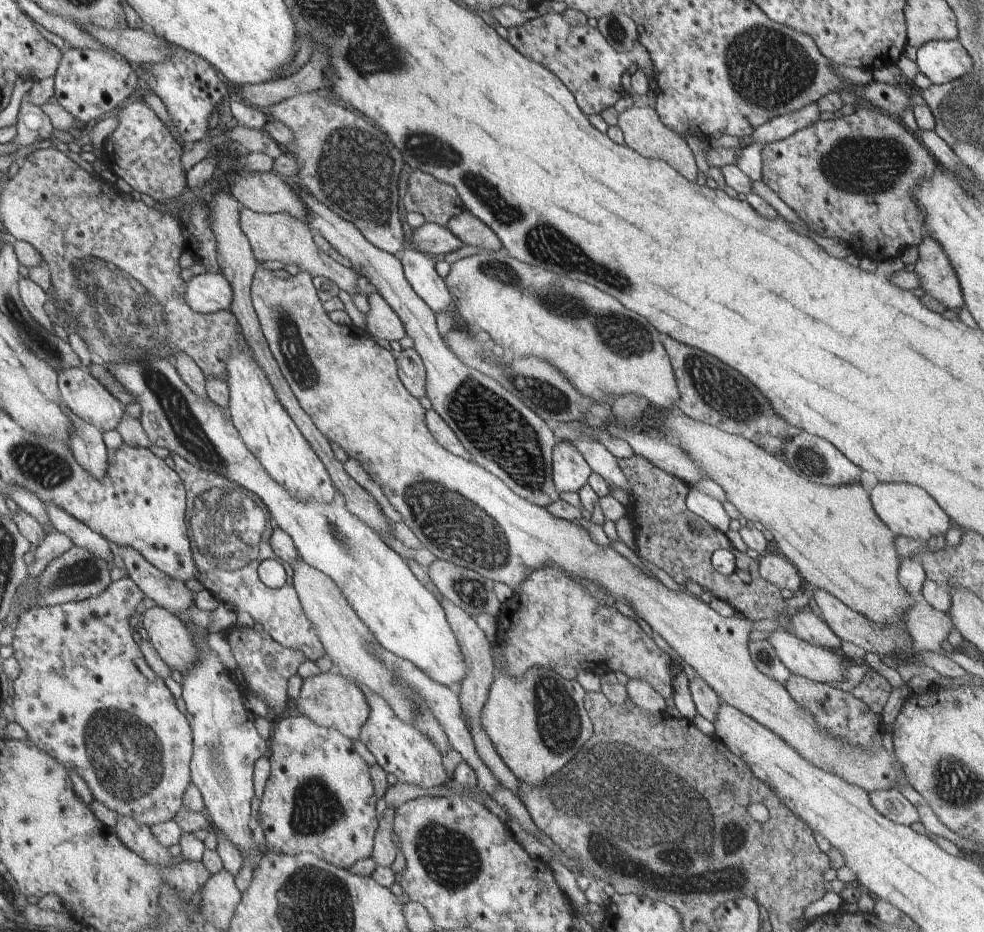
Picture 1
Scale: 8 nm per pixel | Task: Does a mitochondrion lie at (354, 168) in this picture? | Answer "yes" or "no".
yes

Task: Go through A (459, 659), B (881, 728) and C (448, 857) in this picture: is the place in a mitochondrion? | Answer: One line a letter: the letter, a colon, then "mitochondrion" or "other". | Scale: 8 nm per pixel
A: other
B: other
C: mitochondrion

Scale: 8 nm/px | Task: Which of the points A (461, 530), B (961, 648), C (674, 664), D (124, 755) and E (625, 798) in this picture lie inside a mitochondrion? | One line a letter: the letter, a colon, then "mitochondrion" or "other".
A: mitochondrion
B: other
C: other
D: mitochondrion
E: mitochondrion

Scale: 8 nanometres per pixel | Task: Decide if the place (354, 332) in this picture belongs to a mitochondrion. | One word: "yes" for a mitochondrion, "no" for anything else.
no

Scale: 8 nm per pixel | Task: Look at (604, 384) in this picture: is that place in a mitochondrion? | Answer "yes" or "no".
no

